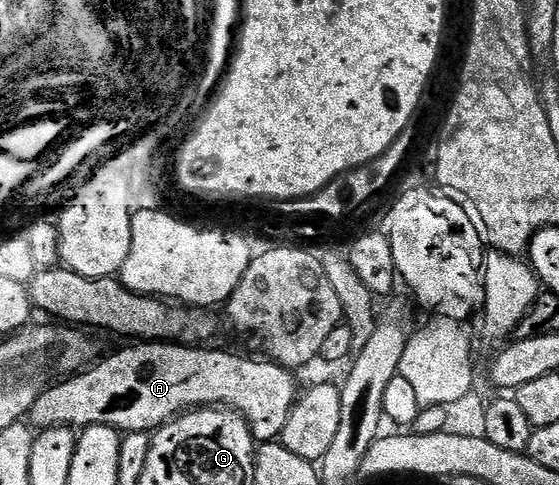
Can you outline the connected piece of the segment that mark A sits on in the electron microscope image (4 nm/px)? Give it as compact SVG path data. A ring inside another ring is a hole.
M139 341L134 345L127 345L124 351L119 351L116 355L111 355L108 359L100 358L94 365L72 374L64 383L55 383L52 387L44 386L39 392L37 401L33 404L29 412L29 423L32 428L42 429L44 427L69 427L72 429L82 429L92 427L93 425L105 425L114 427L120 433L130 433L132 431L146 431L154 433L163 426L164 423L171 422L177 415L183 414L184 411L192 409L230 409L235 411L243 420L246 421L247 427L251 430L251 436L259 443L270 443L278 440L285 429L285 421L289 413L295 407L297 390L295 391L295 379L290 370L286 367L279 366L274 361L262 363L259 359L246 359L243 355L234 355L231 351L206 351L203 345L184 345L178 341Z

